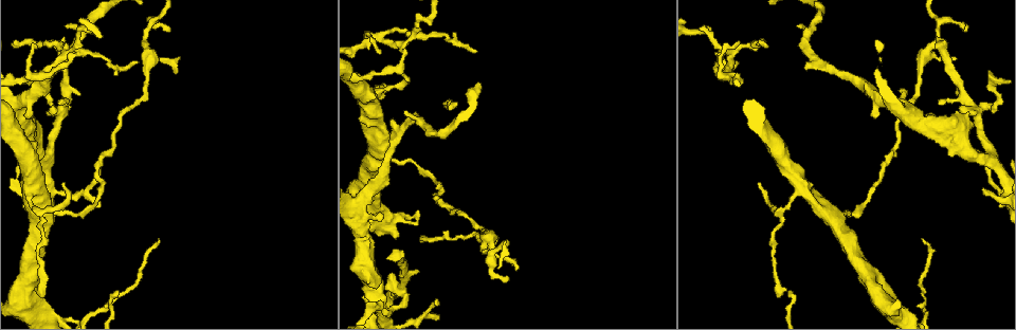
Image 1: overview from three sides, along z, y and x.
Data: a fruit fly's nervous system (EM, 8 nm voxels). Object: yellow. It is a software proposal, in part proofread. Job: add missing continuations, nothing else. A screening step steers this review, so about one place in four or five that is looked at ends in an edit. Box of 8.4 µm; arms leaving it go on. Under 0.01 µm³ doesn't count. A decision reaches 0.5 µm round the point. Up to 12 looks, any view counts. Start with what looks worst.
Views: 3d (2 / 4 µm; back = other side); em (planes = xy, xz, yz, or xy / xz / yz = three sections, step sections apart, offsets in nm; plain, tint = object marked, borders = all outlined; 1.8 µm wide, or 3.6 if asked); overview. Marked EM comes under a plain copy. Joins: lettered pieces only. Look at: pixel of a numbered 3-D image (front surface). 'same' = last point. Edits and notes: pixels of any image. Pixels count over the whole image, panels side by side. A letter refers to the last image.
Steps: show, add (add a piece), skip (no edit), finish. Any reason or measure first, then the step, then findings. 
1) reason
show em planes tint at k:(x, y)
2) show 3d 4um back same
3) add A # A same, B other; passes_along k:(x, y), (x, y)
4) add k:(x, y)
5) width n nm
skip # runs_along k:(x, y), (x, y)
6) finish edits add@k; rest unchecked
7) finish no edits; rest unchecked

abrupt turn
show em planes borders at 1:(732, 55)

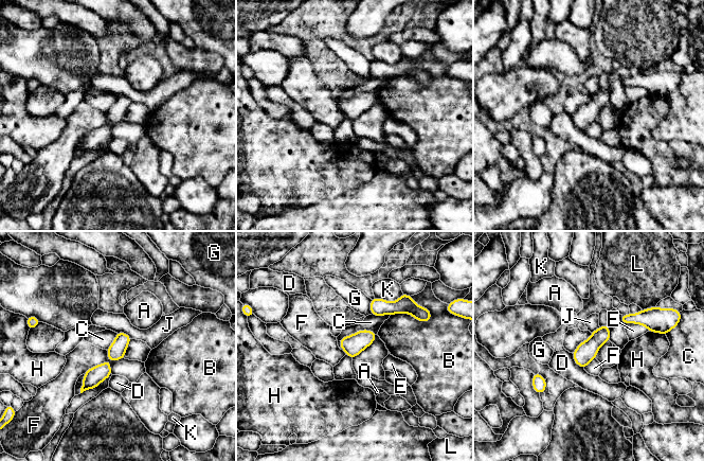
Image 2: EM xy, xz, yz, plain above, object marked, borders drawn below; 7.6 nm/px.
longest_contact C 320 nm
skip # A other, B other, C other, D other, E other, F other, G other, H other, J other, K other, L other; border 2:(377, 333), (359, 330), (338, 343); none of them fits

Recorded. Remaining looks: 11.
free end
show em 3.6um planes borders at 1:(158, 240)

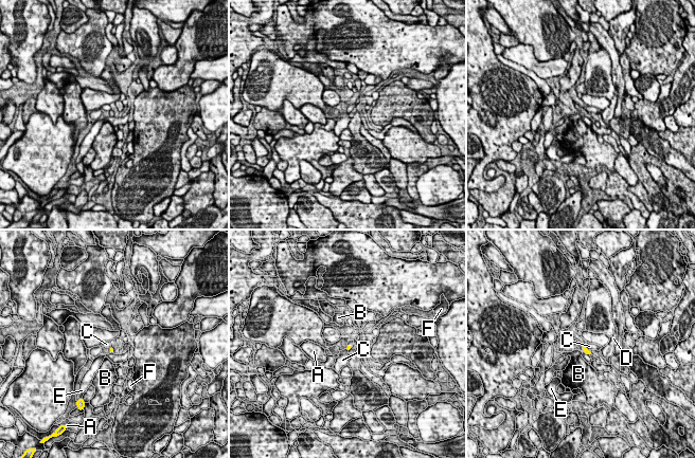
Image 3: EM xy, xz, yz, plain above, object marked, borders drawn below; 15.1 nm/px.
skip # A other, B other, C other, D other, E other, F other; border 3:(583, 345), (588, 350); no lettered piece goes on from it

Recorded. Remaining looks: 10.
free end
show em xy step 8 tint at 1:(49, 40)

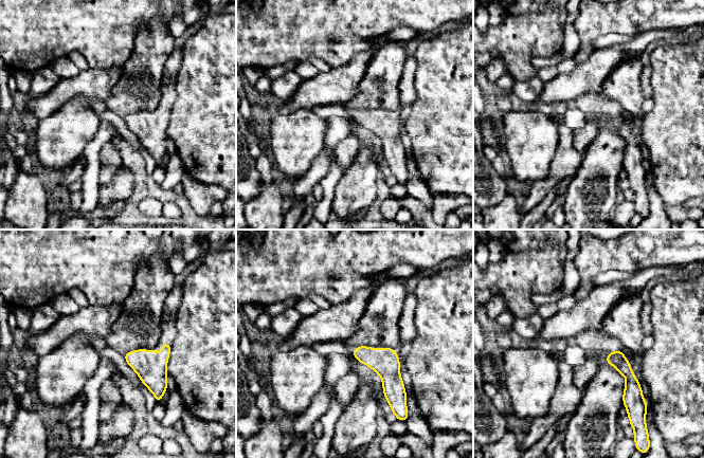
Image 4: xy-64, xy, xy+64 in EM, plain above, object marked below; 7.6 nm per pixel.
show em planes borders same

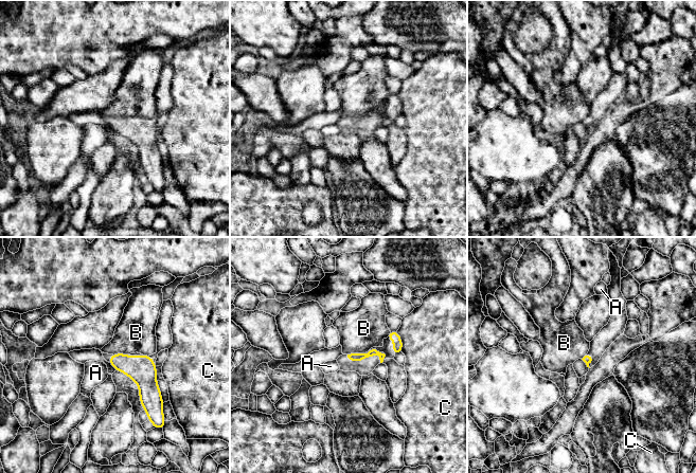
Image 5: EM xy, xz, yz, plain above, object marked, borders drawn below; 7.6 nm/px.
longest_contact C 170 nm
skip # A other, B other, C other; none of them fits

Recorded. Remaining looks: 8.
branch stops here
show em planes borders at 1:(405, 113)

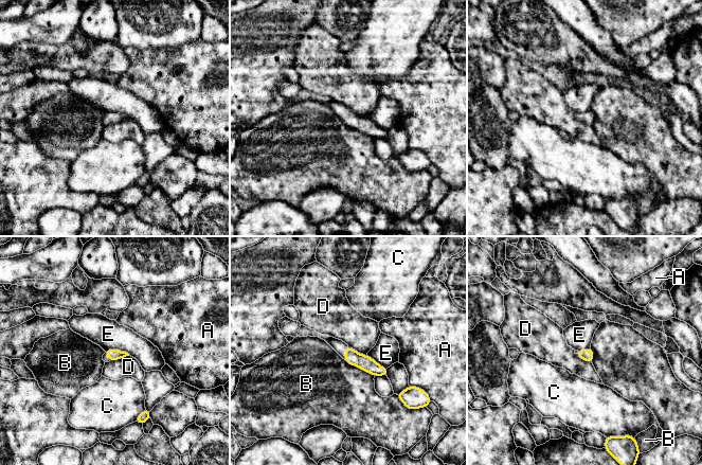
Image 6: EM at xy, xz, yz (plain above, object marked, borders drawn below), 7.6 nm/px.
skip # A other, B other, C other, D other, E other; runs_along 6:(347, 351), (356, 359), (384, 373); no lettered piece goes on from it

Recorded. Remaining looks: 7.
tapers out
show em planes tint at 1:(436, 303)

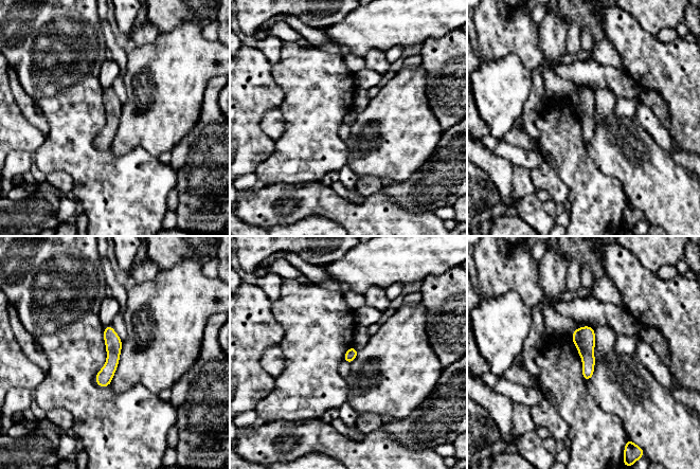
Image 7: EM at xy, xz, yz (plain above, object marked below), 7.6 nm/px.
what lies round it
show em planes borders same

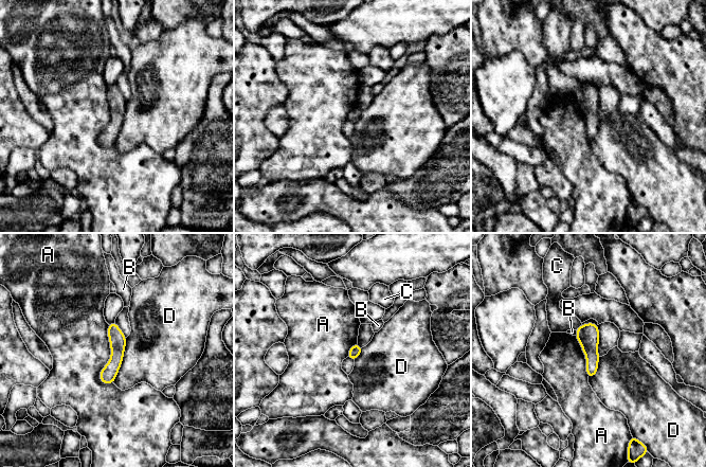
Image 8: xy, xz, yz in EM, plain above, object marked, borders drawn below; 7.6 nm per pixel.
skip # A other, B other, C other, D other; runs_along 8:(113, 325), (116, 358), (107, 381); no lettered piece goes on from it

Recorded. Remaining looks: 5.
finish no edits; rest unchecked

